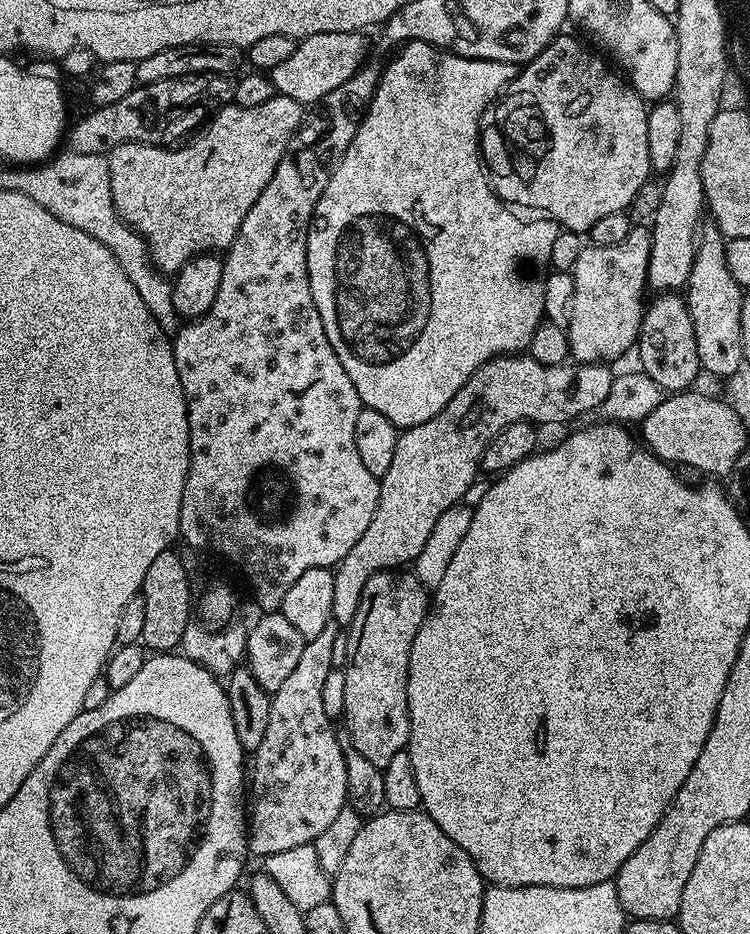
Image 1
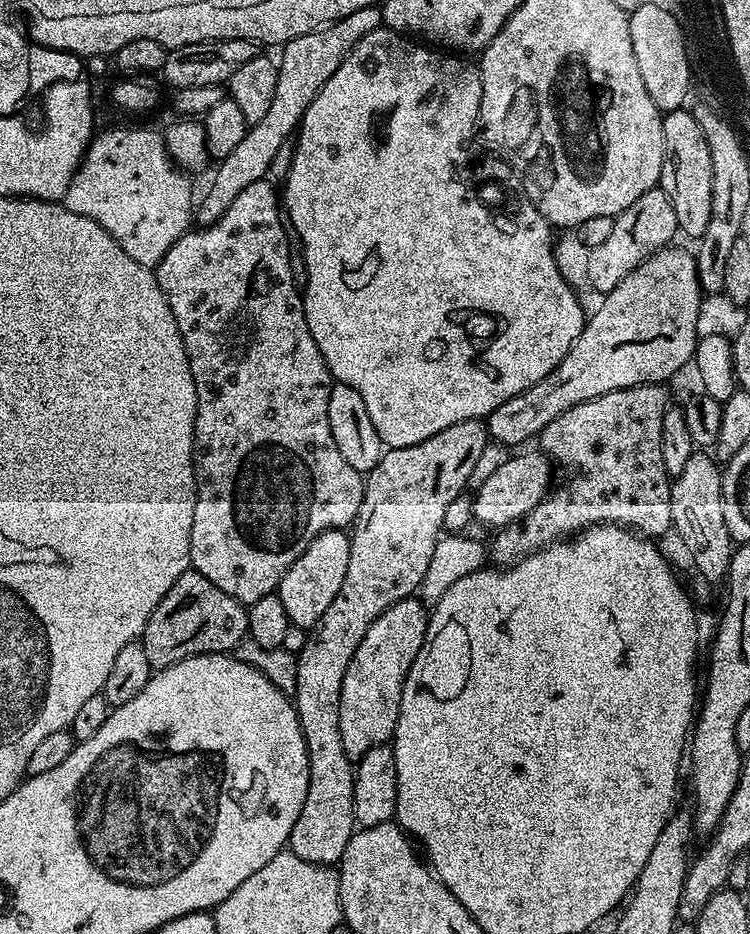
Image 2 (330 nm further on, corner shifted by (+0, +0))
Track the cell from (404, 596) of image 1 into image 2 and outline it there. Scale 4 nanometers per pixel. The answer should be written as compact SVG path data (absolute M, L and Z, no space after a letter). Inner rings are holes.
M409 598L394 602L366 630L350 666L346 666L346 678L342 678L342 694L338 706L338 726L342 730L342 746L348 759L355 762L363 758L366 750L389 743L398 726L398 710L402 706L402 686L422 642L426 638L430 612L423 600Z

